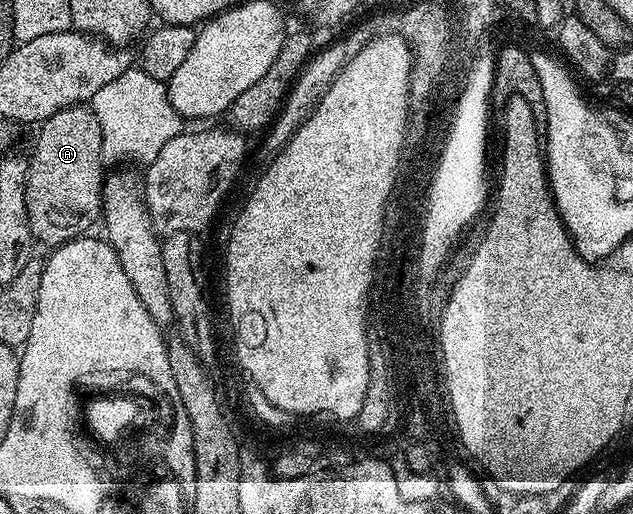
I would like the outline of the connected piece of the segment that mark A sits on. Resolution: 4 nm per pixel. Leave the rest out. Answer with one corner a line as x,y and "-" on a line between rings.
77,106
75,108
63,108
58,110
58,114
54,114
49,120
43,121
39,125
40,133
36,136
36,145
32,148
32,156
28,160
28,177
24,183
26,190
26,206
28,207
28,217
30,218
30,226
32,227
32,235
37,241
40,240
47,246
59,246
65,244
68,240
77,239
89,231
88,228
92,223
99,221
102,216
104,207
104,178
106,175
106,161
102,154
102,126
98,126
98,118
92,113
91,107

